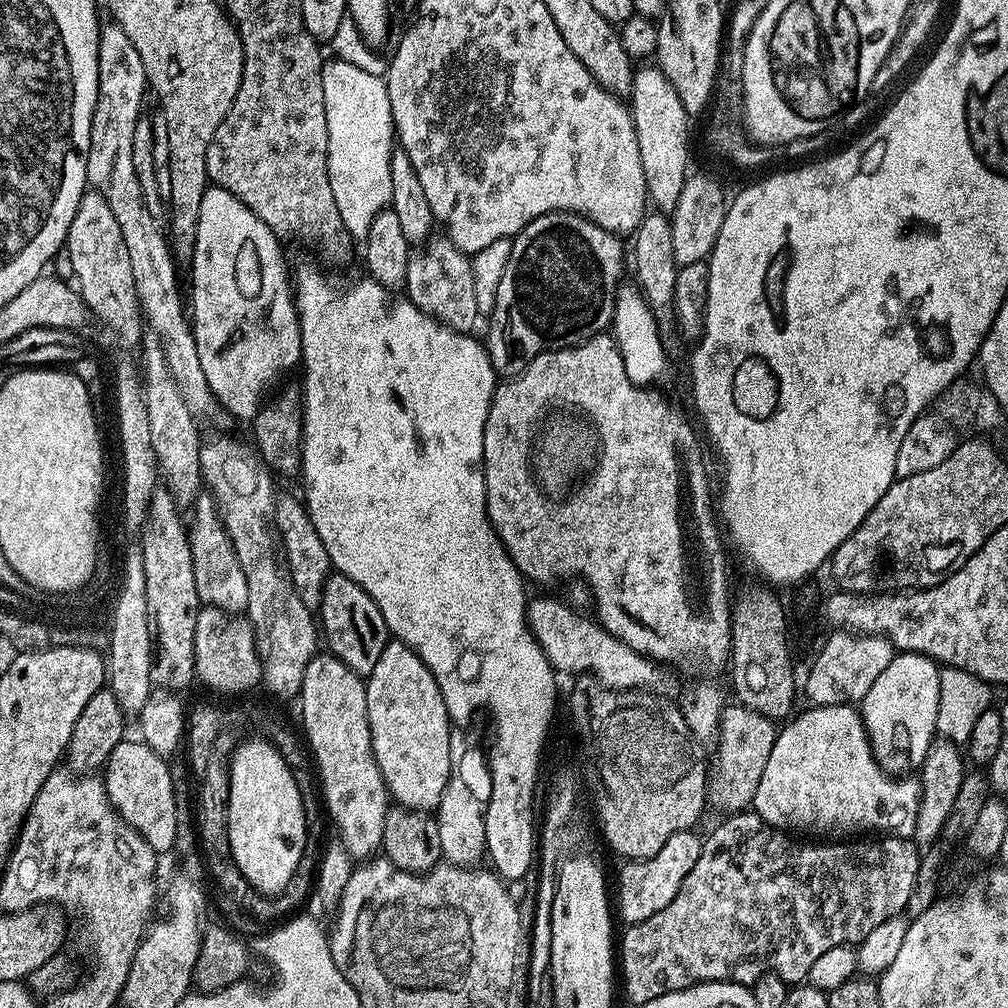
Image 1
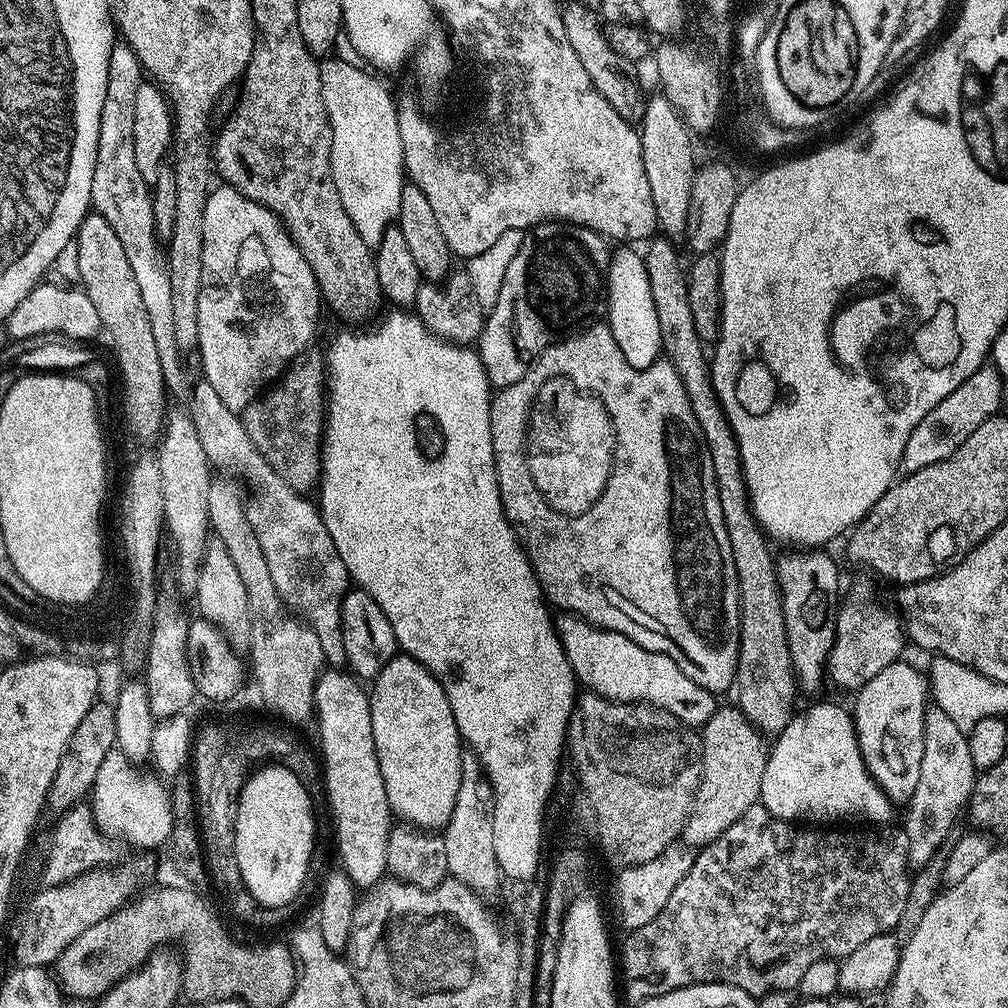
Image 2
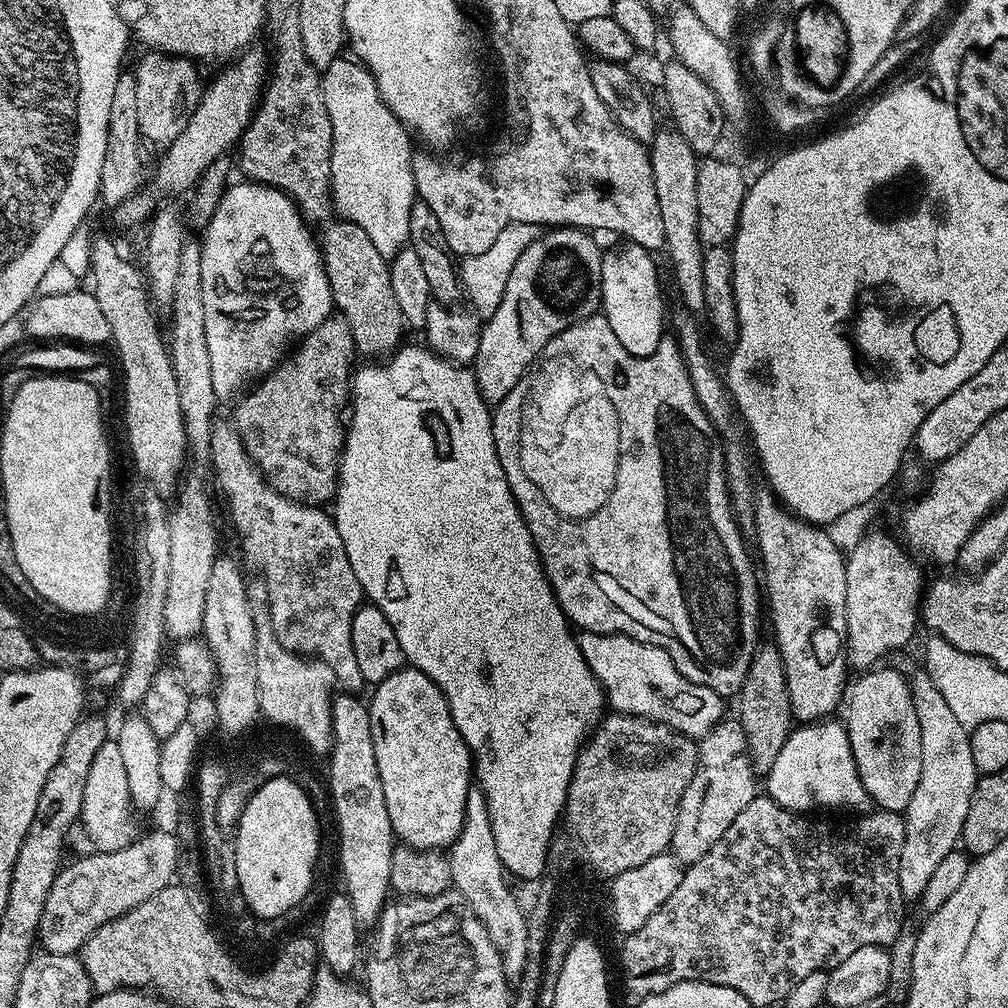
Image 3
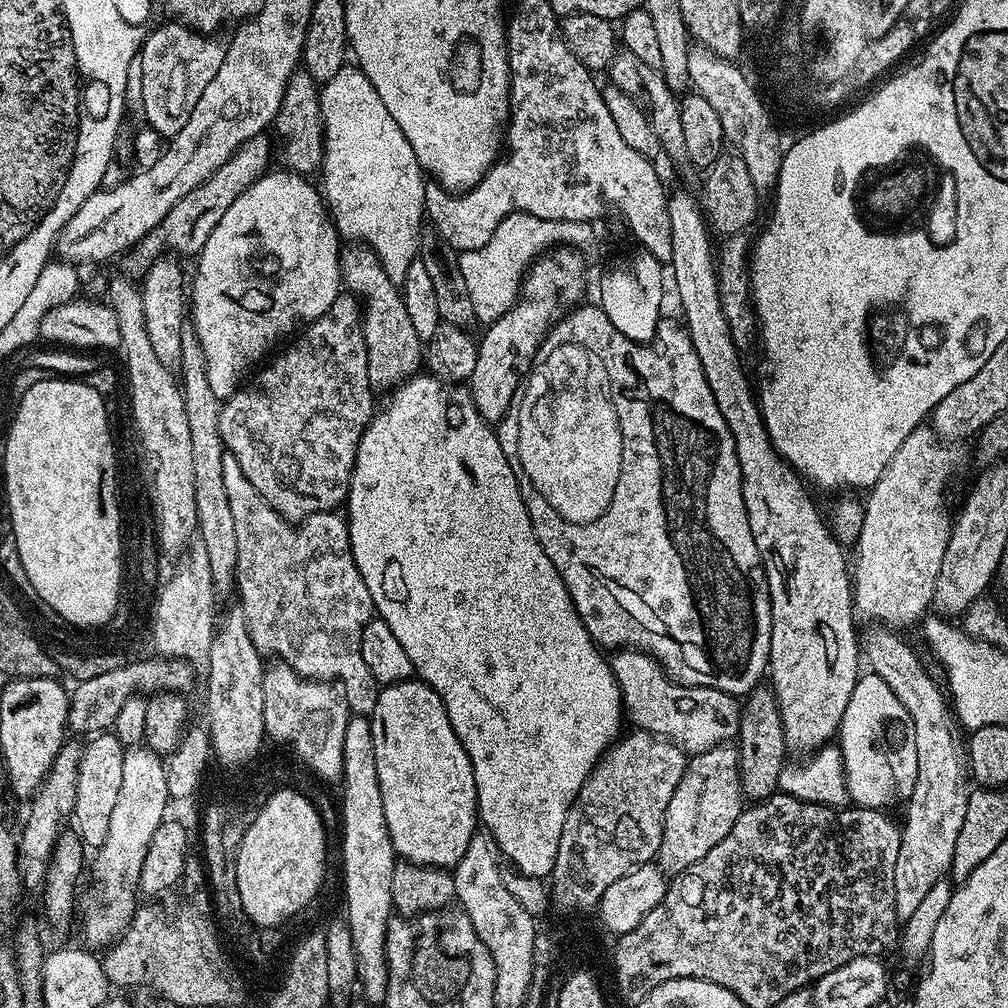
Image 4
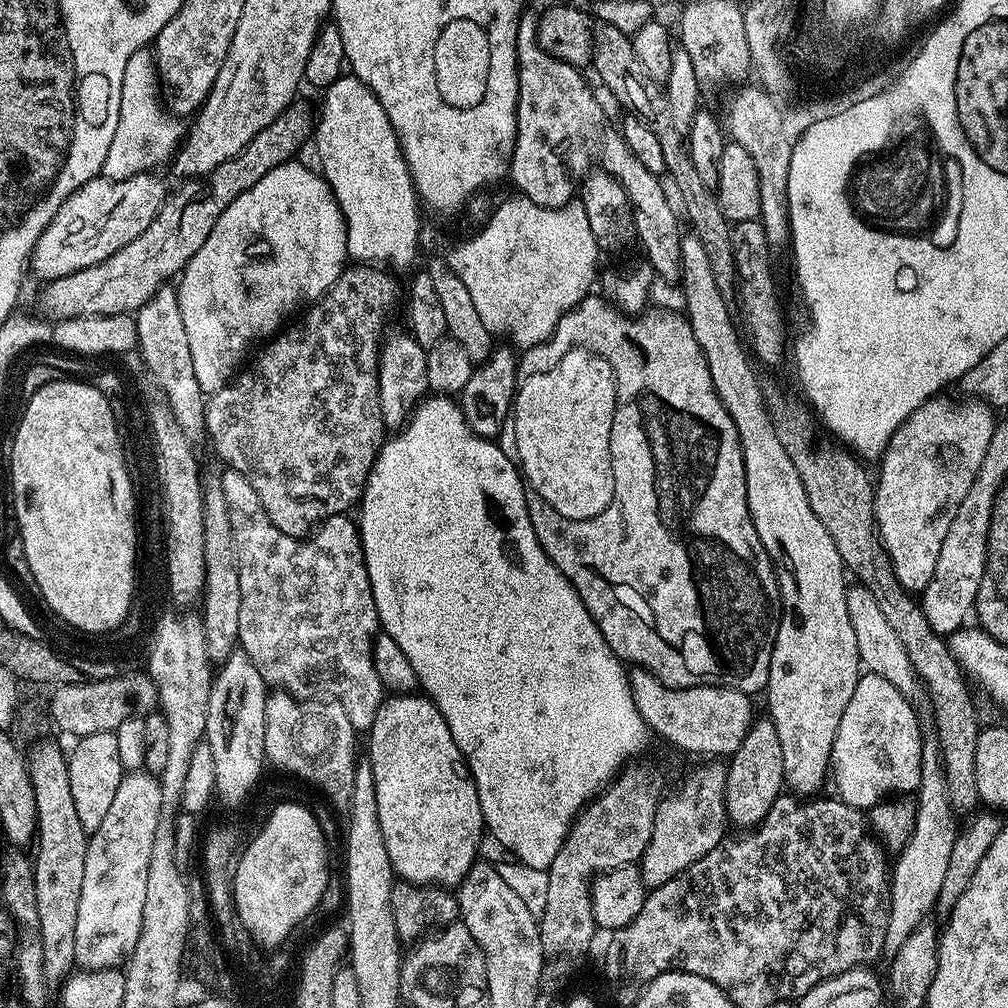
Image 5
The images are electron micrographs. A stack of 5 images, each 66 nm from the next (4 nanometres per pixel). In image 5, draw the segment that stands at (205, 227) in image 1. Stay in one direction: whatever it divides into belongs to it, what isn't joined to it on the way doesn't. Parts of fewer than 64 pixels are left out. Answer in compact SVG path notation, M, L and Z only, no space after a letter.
M296 163L270 170L270 174L254 182L246 194L234 198L234 202L222 210L222 218L214 222L210 238L202 242L202 250L190 258L178 277L175 285L178 307L190 342L195 377L205 394L225 388L253 349L277 335L289 319L287 316L300 303L308 306L327 294L346 267L349 259L347 224L332 188L319 171L311 172L306 165Z

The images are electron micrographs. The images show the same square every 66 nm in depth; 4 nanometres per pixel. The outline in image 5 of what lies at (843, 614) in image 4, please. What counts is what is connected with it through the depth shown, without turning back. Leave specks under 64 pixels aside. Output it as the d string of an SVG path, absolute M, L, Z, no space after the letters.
M684 234L680 238L679 283L684 284L683 311L694 330L694 338L698 338L698 346L702 346L706 366L710 366L710 382L714 382L714 390L738 430L746 474L746 502L752 515L754 530L758 530L758 538L762 546L766 546L766 554L776 568L776 581L780 583L782 611L774 642L774 654L770 654L766 695L767 715L774 722L778 738L782 742L784 782L795 795L812 798L819 793L816 791L823 786L824 779L827 776L829 779L834 738L838 734L838 726L842 723L846 705L854 695L854 686L858 686L862 675L858 638L854 638L854 626L850 626L850 610L846 610L846 594L850 584L849 581L844 581L844 559L842 554L838 554L838 546L834 546L834 538L826 534L826 526L818 522L818 514L814 514L813 508L810 507L810 498L806 498L806 486L802 486L802 478L798 478L798 469L795 468L794 462L790 462L790 454L786 454L782 442L778 442L772 415L768 413L760 389L761 377L756 377L756 372L748 361L749 349L736 333L736 324L732 321L733 309L722 298L718 282L714 282L714 269L710 266L706 246L702 246L702 242L694 234Z

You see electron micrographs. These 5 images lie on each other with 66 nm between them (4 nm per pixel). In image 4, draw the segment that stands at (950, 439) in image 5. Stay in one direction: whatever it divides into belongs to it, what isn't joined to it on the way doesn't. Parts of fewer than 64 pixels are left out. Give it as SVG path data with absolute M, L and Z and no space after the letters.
M931 427L915 428L910 438L898 446L890 466L882 470L882 478L867 493L862 530L854 545L856 561L853 559L850 564L852 603L857 617L873 616L877 625L905 630L933 607L942 558L952 533L954 516L951 511L948 513L948 483L960 468L960 452L956 447L955 443L941 440Z

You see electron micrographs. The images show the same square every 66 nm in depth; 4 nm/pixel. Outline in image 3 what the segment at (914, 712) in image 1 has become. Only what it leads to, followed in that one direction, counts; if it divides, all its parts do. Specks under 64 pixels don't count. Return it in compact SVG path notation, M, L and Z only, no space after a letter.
M877 666L857 675L860 677L856 685L853 688L851 685L846 696L846 727L850 750L854 750L854 762L858 766L858 778L862 778L862 786L866 786L866 794L870 794L873 805L886 812L902 814L910 806L910 798L914 798L914 790L918 787L918 774L922 774L922 734L918 726L918 714L914 714L912 689L908 686L905 673L884 667Z

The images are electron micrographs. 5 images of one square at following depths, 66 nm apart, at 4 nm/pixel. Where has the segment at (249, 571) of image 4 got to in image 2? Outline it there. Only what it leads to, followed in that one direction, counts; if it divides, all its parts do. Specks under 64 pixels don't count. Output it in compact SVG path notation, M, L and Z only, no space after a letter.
M197 380L186 411L192 417L208 462L221 473L256 484L252 488L252 497L249 495L246 500L246 518L250 522L250 530L254 530L254 538L258 538L258 546L262 546L262 554L266 556L274 590L278 590L285 608L318 634L325 661L332 666L343 665L340 604L344 601L345 592L349 591L350 577L346 562L342 562L338 550L334 550L334 538L330 538L322 522L319 507L313 501L311 504L307 495L295 492L280 473L272 469L270 462L262 458L260 451L250 442L250 434L246 434L241 413L225 406L222 398L214 394L214 386L210 386L208 380Z

